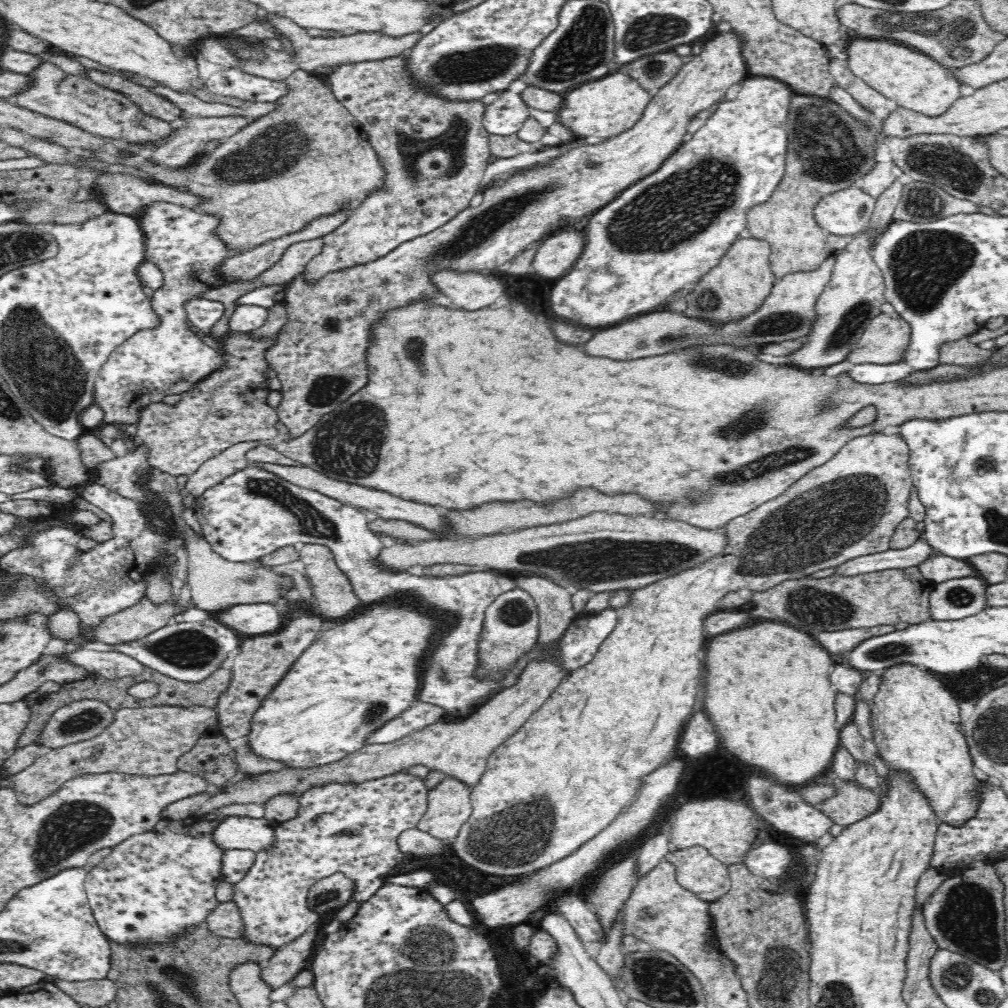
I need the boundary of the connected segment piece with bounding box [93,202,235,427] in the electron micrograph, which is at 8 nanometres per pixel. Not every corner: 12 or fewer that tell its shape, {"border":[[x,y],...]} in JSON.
{"border":[[153,202],[138,218],[161,318],[98,370],[106,424],[190,390],[224,361],[184,304],[234,251],[218,217]]}

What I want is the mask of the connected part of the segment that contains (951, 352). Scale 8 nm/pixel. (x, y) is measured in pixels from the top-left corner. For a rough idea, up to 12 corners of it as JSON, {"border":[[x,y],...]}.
{"border":[[964,338],[940,347],[940,362],[974,365],[994,357]]}

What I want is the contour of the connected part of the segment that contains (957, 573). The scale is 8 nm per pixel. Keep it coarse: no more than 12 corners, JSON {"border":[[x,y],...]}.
{"border":[[934,556],[920,573],[936,584],[978,576],[968,560]]}

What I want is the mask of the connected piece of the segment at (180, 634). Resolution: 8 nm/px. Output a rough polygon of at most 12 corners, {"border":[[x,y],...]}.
{"border":[[214,617],[177,619],[113,648],[182,682],[199,683],[240,645]]}

